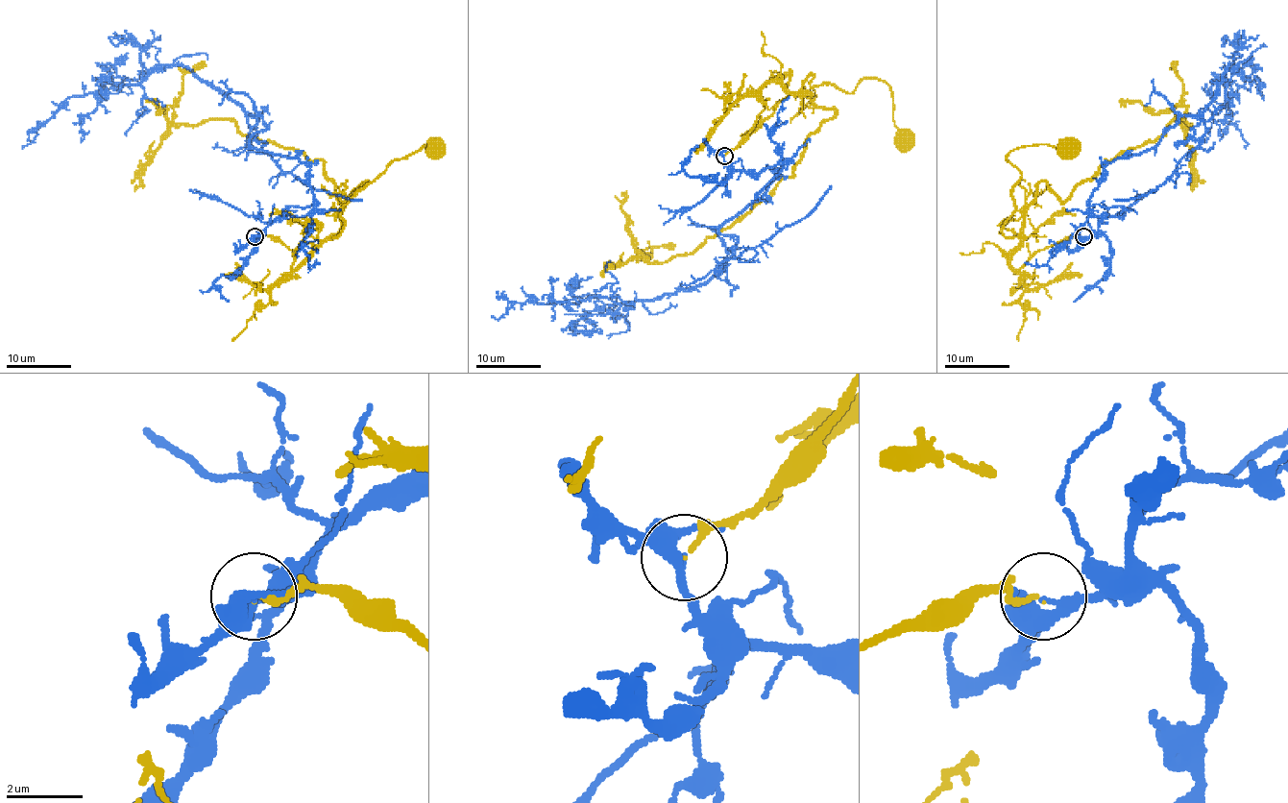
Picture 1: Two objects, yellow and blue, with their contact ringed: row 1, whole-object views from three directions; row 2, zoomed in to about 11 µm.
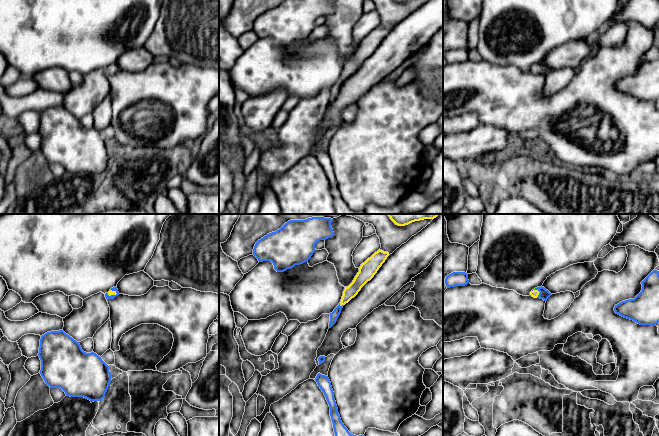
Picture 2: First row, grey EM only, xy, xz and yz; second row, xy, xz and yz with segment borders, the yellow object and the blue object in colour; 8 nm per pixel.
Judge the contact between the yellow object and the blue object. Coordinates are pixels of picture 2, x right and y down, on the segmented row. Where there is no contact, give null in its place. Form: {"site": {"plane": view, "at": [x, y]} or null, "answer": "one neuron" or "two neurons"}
{"site": {"plane": "xz", "at": [341, 305]}, "answer": "two neurons"}

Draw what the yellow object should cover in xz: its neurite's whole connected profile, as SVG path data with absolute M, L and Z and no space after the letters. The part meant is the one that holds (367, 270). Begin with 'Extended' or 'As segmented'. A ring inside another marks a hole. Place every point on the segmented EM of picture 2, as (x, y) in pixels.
As segmented. M378 250L361 264L353 282L344 289L340 306L345 305L358 294L361 288L374 277L388 256L388 252Z

